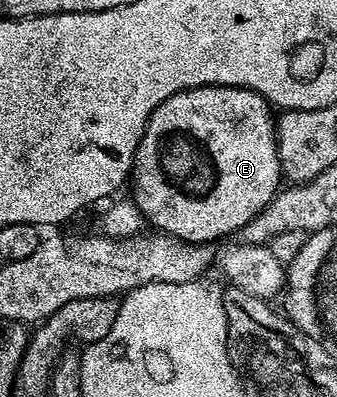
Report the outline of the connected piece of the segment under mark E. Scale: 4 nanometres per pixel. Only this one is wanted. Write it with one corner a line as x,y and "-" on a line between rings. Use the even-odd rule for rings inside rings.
198,86
192,90
182,90
169,100
165,100
153,111
155,122
147,122
144,136
147,142
141,142
135,153
135,164
131,168
130,181
135,182
133,201
139,207
144,219
151,222
158,231
173,235
189,243
214,243
214,238
223,238
226,234
239,232
247,222
257,217
274,200
281,184
279,168
279,149
275,143
276,119
271,118
273,107
267,99
252,90
242,90
239,86
-
167,130
191,130
191,134
199,134
207,146
211,146
211,154
215,154
215,162
219,162
219,186
215,186
215,194
207,198
207,202
187,202
187,198
179,198
171,186
163,186
163,178
159,178
159,166
155,166
155,146
159,146
159,138
167,134

